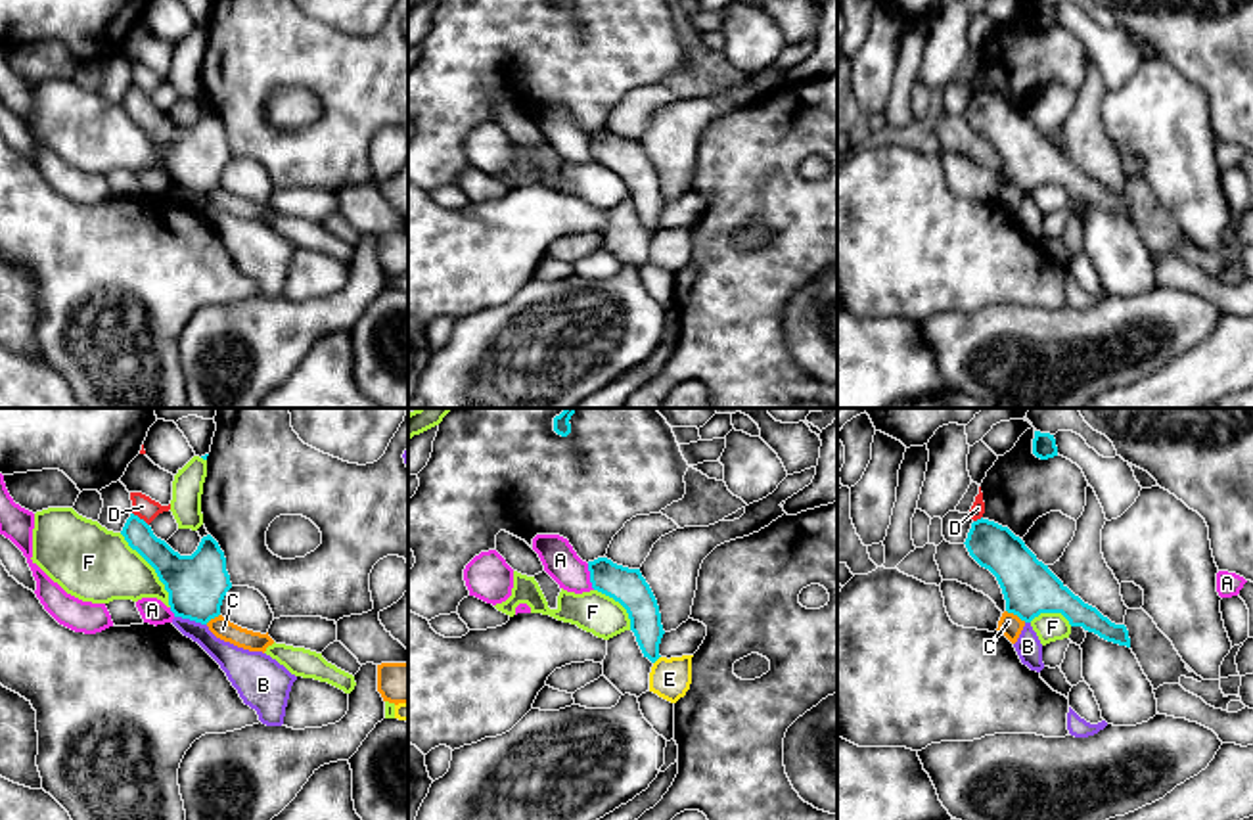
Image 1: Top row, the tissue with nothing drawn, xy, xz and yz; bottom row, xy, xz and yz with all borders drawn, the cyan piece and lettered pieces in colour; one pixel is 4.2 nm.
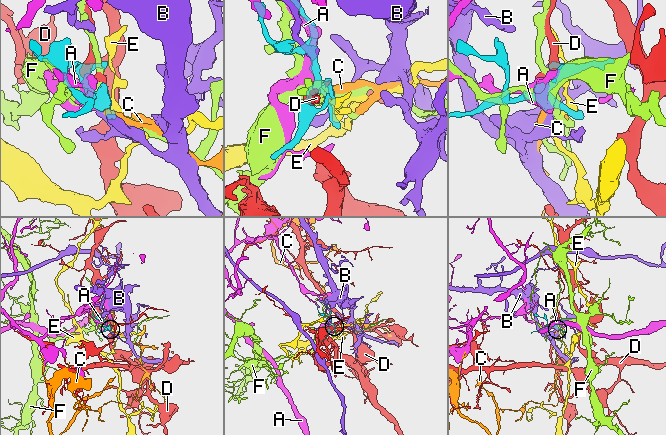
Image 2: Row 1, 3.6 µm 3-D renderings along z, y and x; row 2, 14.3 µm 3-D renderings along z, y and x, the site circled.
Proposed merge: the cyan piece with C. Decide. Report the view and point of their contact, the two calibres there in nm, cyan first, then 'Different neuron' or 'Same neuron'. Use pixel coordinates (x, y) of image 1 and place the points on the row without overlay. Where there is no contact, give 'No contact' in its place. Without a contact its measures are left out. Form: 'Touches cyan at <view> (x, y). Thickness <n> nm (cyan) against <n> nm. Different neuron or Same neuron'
Touches cyan at yz (1016, 184). Thickness 220 nm (cyan) against 100 nm. Different neuron

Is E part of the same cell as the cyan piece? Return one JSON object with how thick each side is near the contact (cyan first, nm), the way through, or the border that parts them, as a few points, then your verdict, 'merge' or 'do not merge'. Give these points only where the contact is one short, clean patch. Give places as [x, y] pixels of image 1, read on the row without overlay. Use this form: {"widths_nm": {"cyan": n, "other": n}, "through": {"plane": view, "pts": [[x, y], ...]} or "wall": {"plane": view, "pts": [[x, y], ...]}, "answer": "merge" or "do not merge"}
{"widths_nm": {"cyan": 140, "other": 170}, "wall": {"plane": "xz", "pts": [[660, 227], [654, 234]]}, "answer": "do not merge"}

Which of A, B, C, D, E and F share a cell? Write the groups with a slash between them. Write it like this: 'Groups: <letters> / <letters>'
Groups: A / B / C / D / E / F

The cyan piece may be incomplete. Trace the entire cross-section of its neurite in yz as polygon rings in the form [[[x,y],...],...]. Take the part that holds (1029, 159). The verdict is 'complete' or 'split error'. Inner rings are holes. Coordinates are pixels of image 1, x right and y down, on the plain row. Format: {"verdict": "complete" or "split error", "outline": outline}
{"verdict": "complete", "outline": [[[977,90],[966,109],[969,126],[989,140],[1004,165],[1006,182],[1031,194],[1040,184],[1061,184],[1071,197],[1130,218],[1125,195],[1115,195],[1075,167],[1008,98]]]}

